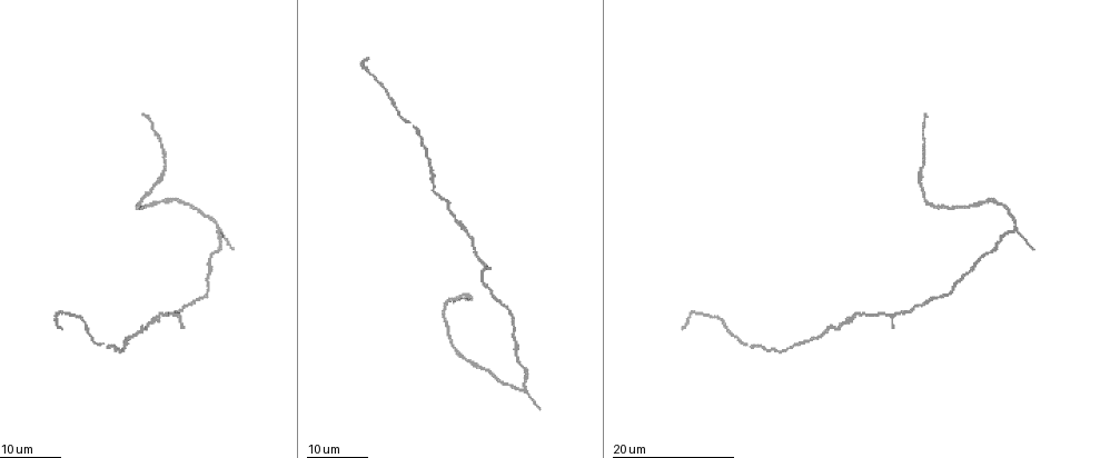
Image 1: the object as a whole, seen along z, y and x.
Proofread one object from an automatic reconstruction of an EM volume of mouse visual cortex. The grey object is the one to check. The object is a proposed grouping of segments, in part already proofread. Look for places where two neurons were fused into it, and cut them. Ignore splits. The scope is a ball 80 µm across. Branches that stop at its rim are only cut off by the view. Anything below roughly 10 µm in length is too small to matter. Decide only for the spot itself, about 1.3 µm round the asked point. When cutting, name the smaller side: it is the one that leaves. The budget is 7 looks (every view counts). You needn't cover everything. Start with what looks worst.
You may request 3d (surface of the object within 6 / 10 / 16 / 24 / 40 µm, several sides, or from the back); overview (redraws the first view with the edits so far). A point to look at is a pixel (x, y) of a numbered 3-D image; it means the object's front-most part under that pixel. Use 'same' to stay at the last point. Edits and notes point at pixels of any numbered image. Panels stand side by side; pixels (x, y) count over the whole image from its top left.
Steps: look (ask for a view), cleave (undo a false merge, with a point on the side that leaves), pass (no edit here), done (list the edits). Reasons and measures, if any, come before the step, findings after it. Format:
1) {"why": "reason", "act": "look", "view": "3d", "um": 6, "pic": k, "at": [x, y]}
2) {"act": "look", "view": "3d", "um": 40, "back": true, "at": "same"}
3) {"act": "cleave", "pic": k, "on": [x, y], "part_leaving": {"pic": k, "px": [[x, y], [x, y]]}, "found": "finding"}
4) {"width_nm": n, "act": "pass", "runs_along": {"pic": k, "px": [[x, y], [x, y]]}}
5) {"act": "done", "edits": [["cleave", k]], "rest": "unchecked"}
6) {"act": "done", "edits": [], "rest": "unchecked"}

{"why": "three-way junction", "act": "look", "view": "3d", "um": 24, "pic": 1, "at": [178, 316]}

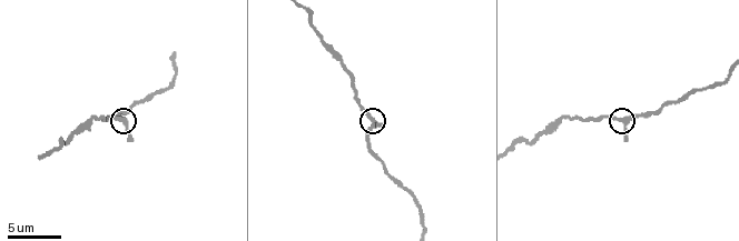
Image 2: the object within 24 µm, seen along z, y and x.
{"act": "look", "view": "3d", "um": 6, "pic": 2, "at": [372, 118]}

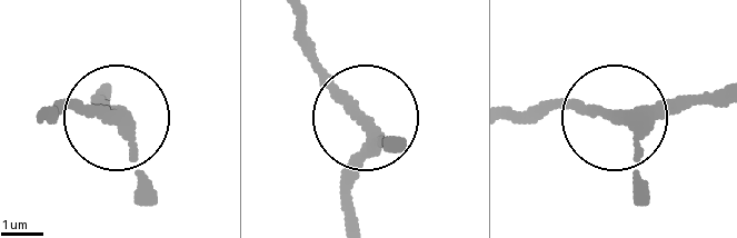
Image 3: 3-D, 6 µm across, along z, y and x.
{"arms": 3, "act": "pass", "found": "one neuron here"}

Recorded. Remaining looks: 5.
{"why": "thick turns thin", "act": "look", "view": "3d", "um": 10, "pic": 2, "at": [323, 42]}

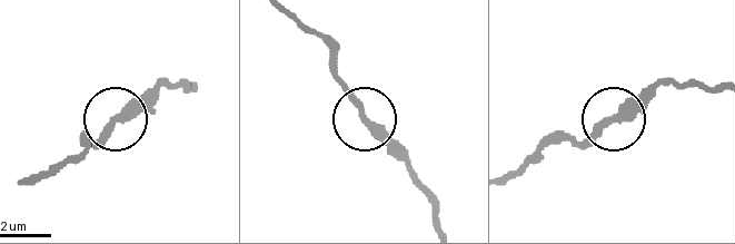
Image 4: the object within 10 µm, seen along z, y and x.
{"act": "pass", "runs_along": {"pic": 4, "px": [[437, 220], [435, 201], [405, 155], [337, 75]]}, "found": "all the same neuron"}

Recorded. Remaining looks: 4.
{"act": "look", "view": "3d", "um": 24, "pic": 1, "at": [464, 359]}

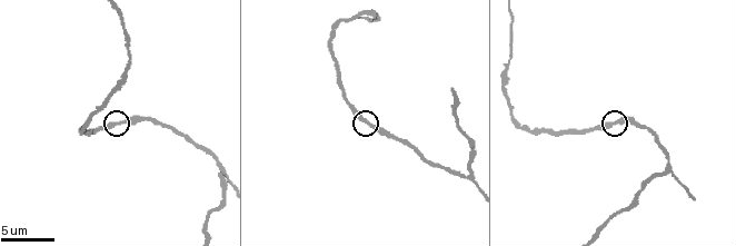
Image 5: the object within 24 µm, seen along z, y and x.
{"act": "look", "view": "3d", "um": 10, "pic": 5, "at": [368, 122]}

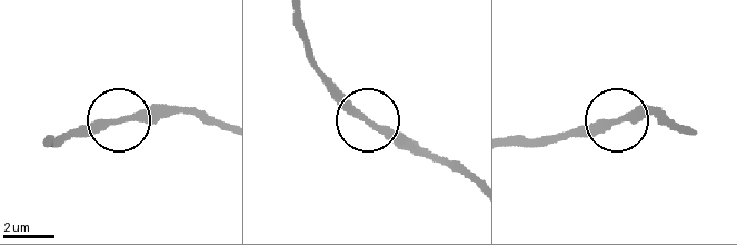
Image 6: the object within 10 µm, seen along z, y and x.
{"act": "pass", "runs_along": {"pic": 6, "px": [[470, 182], [394, 144], [312, 62]]}, "found": "one neuron here"}

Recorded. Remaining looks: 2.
{"act": "done", "edits": [], "rest": "unchecked"}

